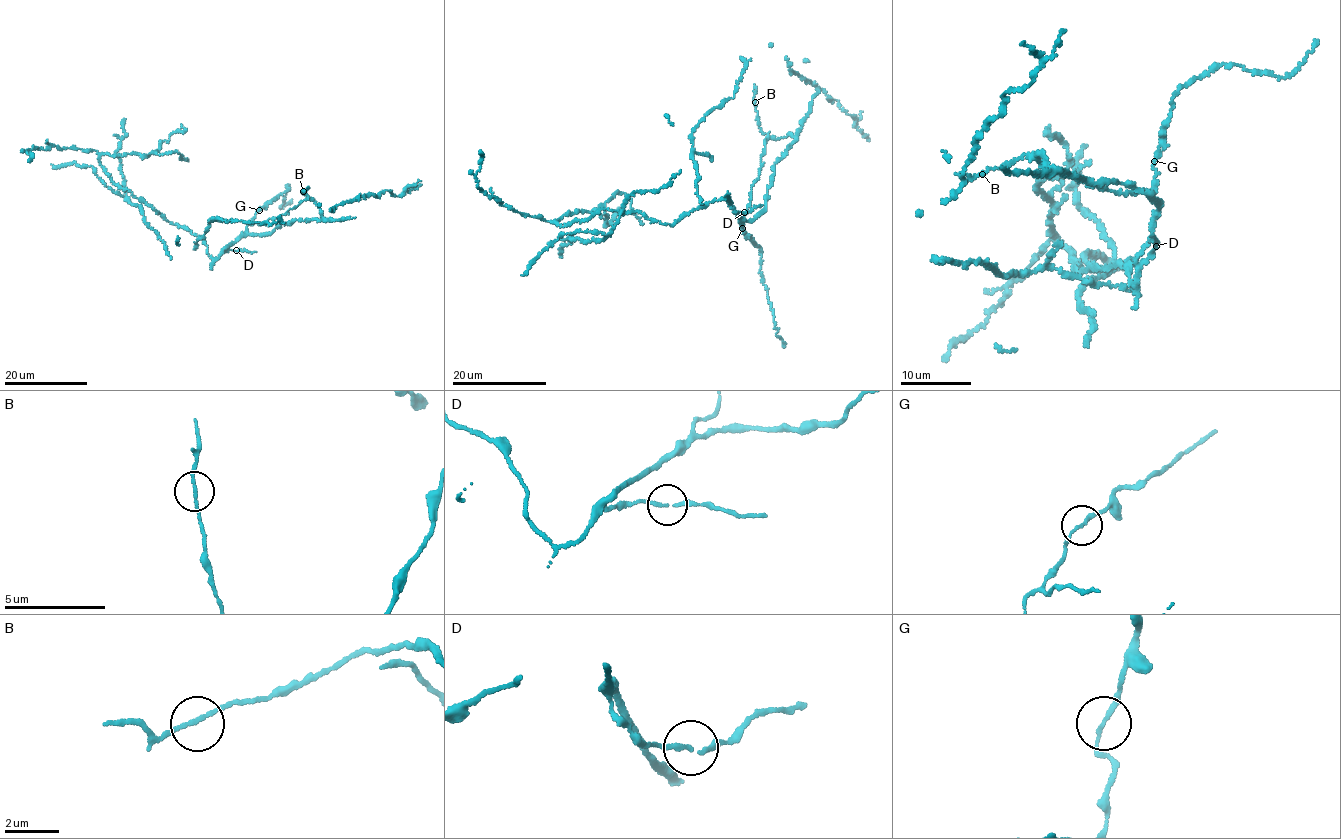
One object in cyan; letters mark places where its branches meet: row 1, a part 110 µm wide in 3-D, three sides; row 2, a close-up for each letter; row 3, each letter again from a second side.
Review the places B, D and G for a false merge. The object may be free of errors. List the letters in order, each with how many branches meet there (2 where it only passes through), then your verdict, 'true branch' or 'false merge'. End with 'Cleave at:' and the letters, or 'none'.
B: 2 | true branch
D: 2 | true branch
G: 2 | true branch
Cleave at: none

